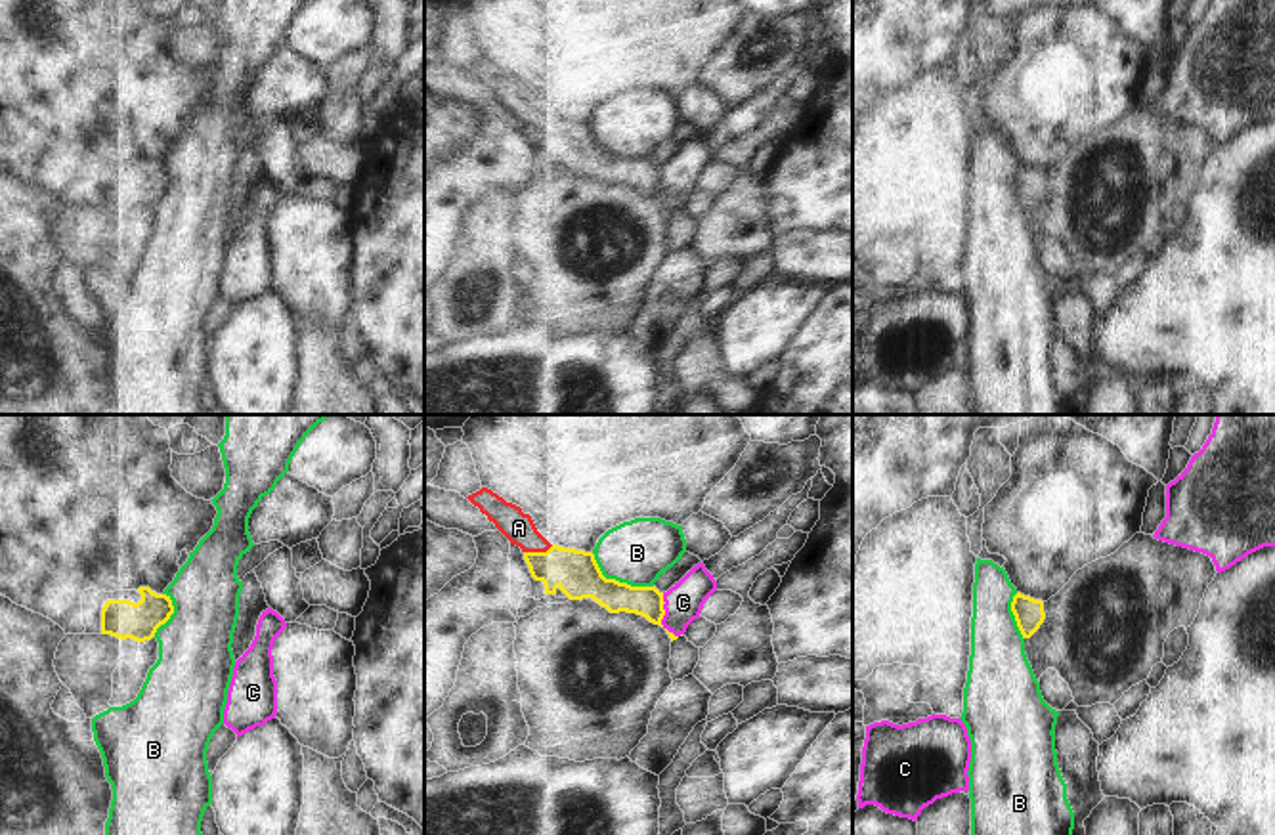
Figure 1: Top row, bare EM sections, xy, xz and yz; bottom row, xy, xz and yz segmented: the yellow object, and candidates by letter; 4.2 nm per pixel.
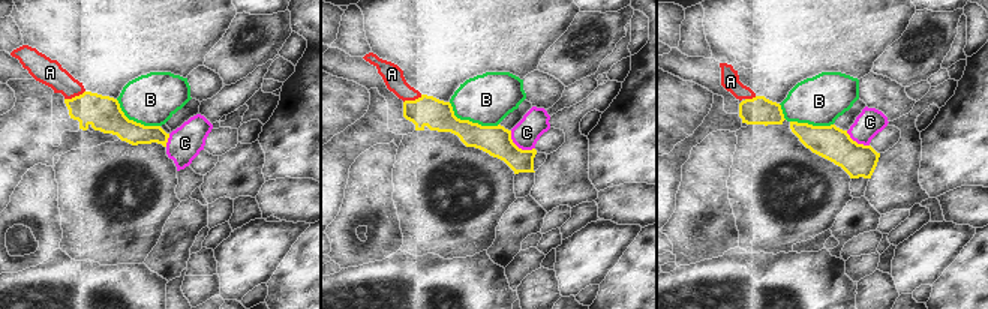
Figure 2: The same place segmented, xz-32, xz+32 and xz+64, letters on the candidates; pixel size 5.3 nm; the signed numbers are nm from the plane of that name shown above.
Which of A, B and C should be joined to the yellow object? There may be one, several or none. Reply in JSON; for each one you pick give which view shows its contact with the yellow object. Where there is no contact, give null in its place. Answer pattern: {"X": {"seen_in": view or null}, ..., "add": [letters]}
{"A": {"seen_in": "xz"}, "add": ["A"]}

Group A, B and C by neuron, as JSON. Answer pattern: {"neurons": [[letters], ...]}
{"neurons": [["A"], ["B"], ["C"]]}

